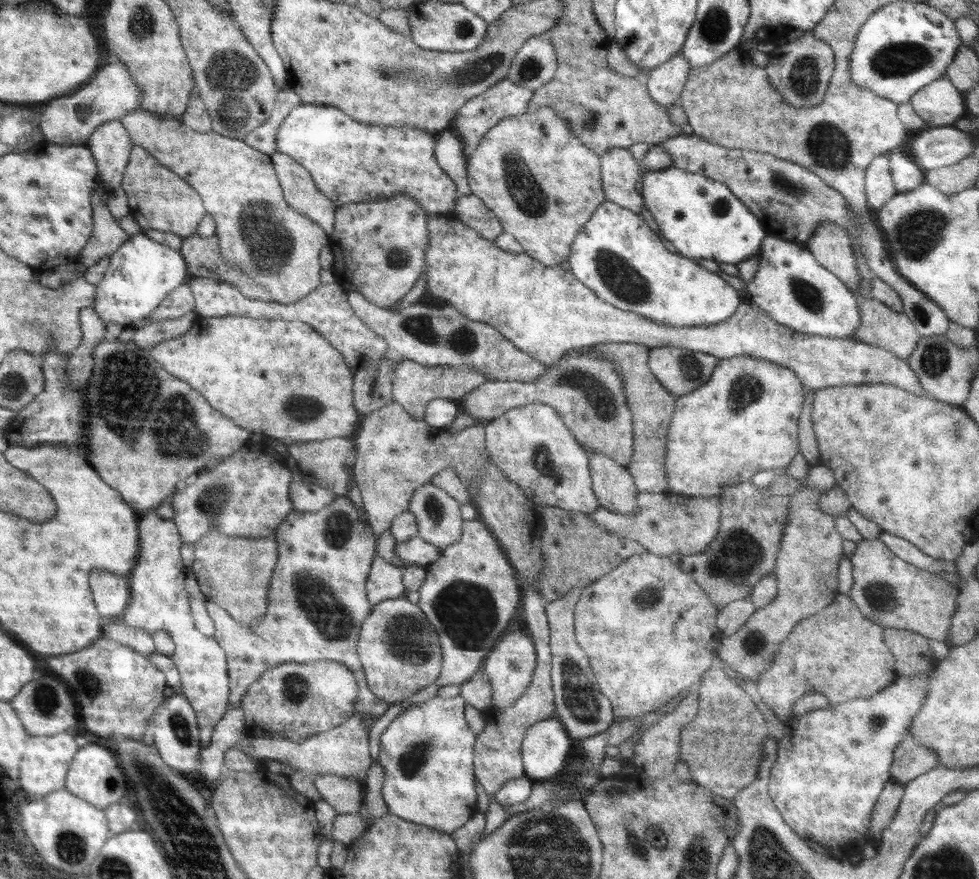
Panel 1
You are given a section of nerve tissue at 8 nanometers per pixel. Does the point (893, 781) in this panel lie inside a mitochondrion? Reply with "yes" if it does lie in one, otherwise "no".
no

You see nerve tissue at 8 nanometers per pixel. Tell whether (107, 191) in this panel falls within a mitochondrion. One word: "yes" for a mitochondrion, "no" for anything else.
no

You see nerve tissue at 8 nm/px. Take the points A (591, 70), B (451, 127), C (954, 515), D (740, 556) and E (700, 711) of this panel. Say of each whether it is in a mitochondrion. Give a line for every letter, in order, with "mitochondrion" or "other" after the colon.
A: other
B: other
C: other
D: mitochondrion
E: other

